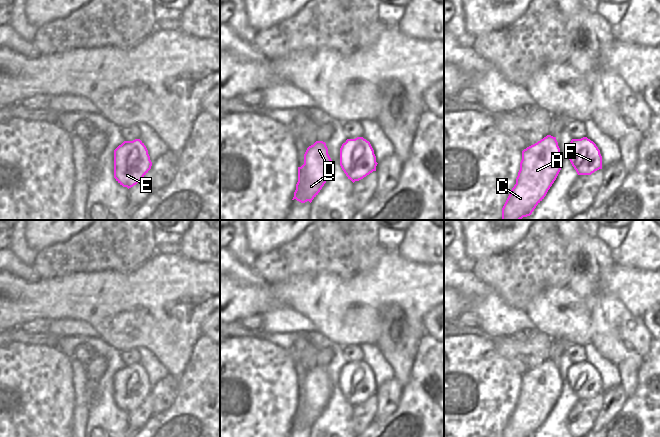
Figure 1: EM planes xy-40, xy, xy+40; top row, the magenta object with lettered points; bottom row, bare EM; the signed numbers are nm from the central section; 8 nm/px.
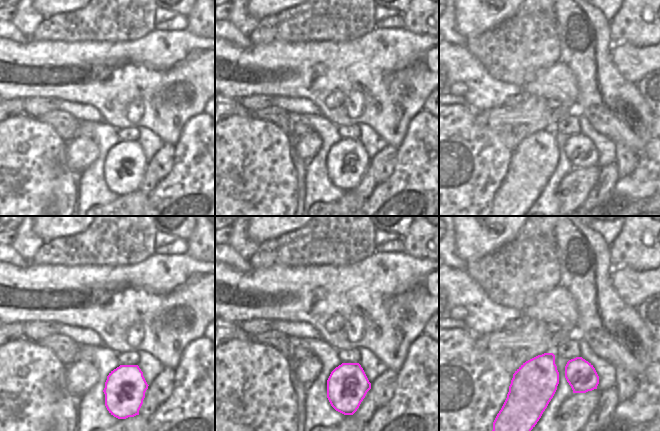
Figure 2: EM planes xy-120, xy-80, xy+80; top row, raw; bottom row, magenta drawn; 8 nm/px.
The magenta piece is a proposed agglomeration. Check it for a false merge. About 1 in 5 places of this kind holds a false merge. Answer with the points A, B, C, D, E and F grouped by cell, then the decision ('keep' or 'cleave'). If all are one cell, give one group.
A B C D E F | keep

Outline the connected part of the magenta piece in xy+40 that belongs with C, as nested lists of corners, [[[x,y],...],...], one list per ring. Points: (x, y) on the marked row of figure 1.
[[[547,135],[524,149],[516,184],[502,208],[502,220],[521,220],[530,216],[561,168],[562,154],[556,137]]]

